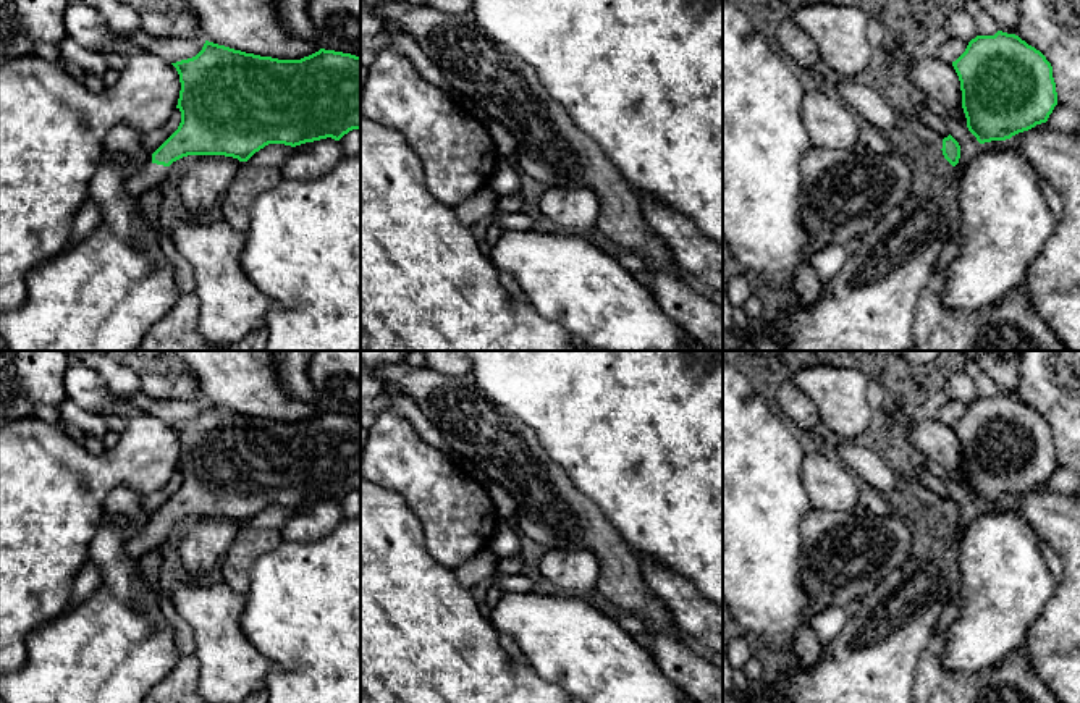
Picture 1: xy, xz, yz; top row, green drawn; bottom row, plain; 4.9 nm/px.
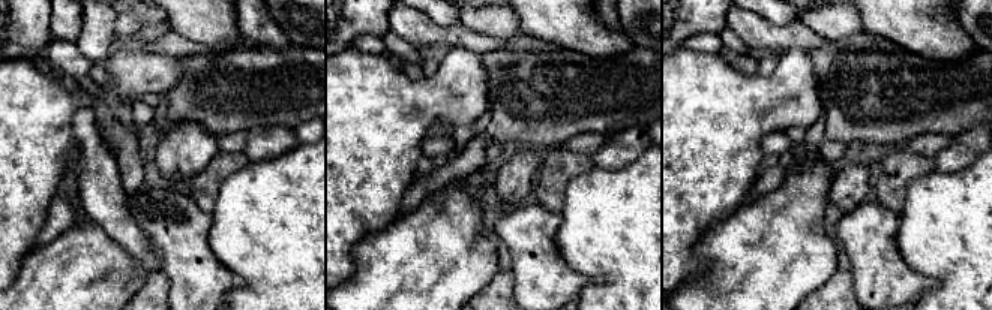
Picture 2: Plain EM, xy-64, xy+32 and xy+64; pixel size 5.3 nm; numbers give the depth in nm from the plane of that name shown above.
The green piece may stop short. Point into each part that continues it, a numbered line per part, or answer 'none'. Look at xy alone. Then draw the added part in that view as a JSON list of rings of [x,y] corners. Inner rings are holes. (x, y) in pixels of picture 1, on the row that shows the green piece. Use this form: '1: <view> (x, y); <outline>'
1: xy (152, 175); [[[150,163],[142,171],[129,176],[126,179],[124,189],[131,197],[137,199],[146,191],[160,187],[162,183],[167,179],[168,171],[170,166]]]

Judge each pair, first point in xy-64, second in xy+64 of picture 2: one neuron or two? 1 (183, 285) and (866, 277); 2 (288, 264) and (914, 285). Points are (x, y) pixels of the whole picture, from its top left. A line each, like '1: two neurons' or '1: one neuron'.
1: one neuron
2: two neurons

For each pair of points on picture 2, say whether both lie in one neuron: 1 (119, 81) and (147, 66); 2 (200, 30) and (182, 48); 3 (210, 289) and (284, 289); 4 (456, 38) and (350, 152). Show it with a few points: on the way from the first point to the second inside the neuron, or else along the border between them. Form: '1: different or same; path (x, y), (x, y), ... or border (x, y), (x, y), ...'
1: same; path (126, 80), (132, 74), (140, 72)
2: different; border (170, 29), (192, 41), (221, 44), (225, 48)
3: different; border (218, 256), (240, 279), (240, 283), (228, 294)
4: different; border (450, 47), (470, 48), (479, 54)

